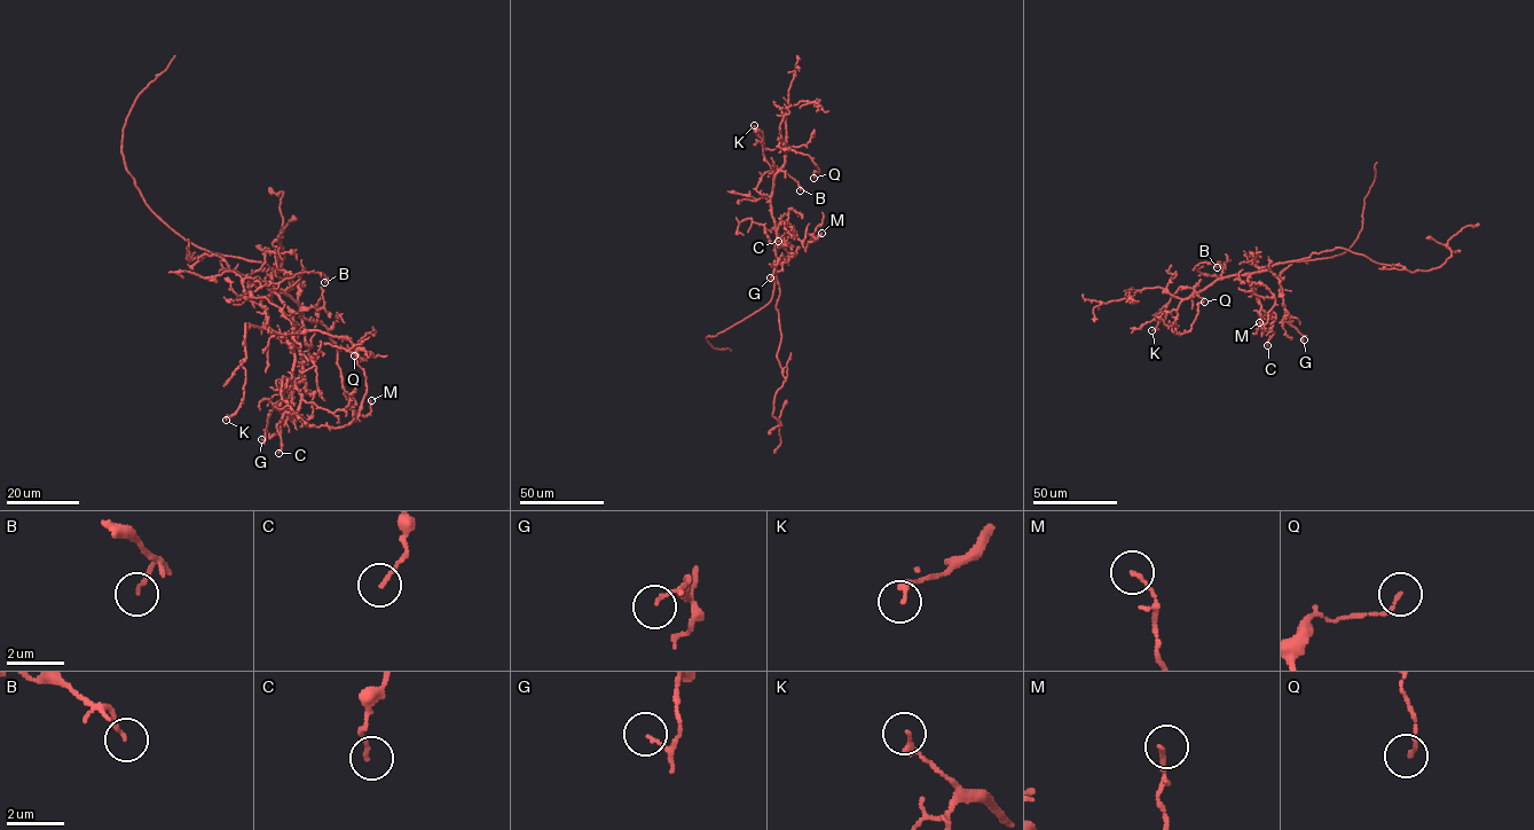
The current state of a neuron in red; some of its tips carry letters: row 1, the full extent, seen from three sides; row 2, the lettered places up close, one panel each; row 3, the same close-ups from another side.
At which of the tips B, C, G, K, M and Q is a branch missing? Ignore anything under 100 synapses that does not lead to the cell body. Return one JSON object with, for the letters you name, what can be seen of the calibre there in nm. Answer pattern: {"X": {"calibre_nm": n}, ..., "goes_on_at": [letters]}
{"goes_on_at": []}

